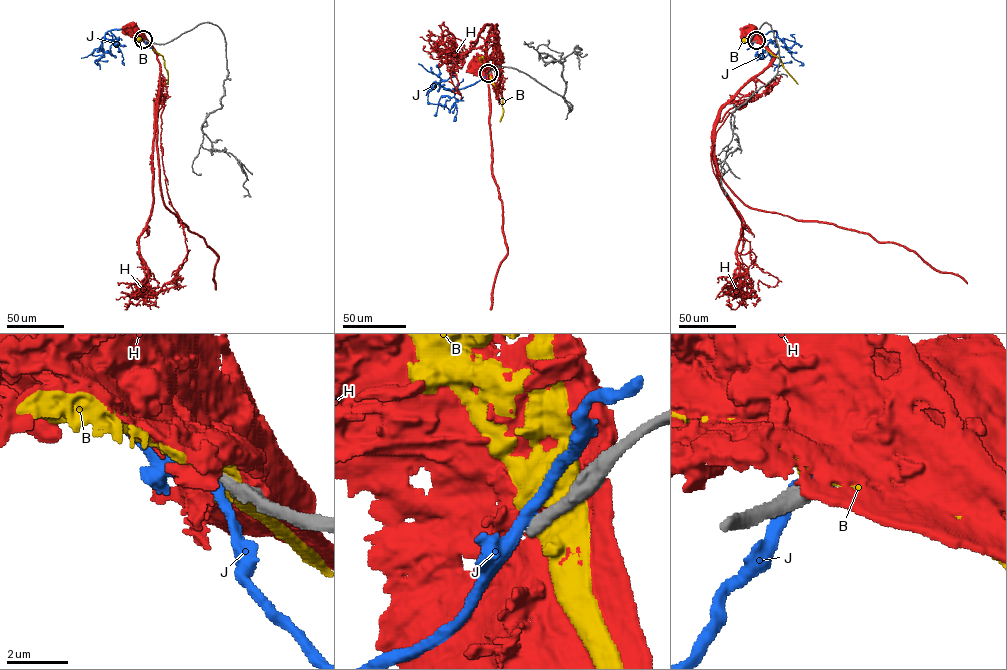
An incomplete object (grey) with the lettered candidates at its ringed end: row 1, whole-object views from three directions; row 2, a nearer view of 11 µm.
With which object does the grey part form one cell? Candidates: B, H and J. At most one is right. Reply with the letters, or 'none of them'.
none of them

